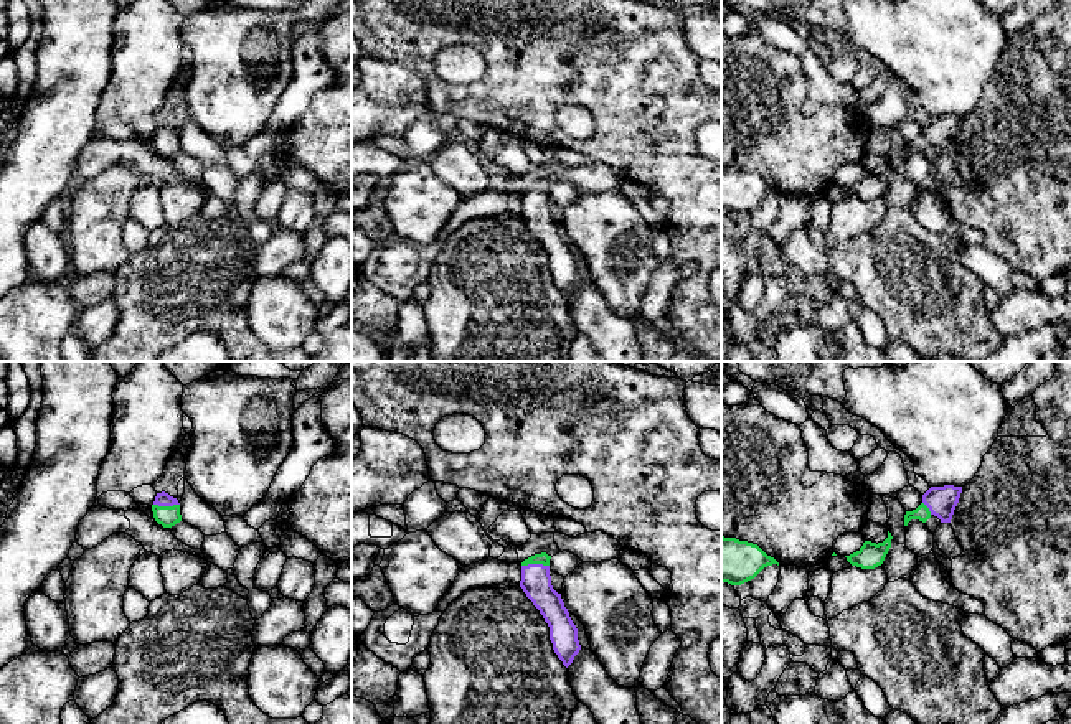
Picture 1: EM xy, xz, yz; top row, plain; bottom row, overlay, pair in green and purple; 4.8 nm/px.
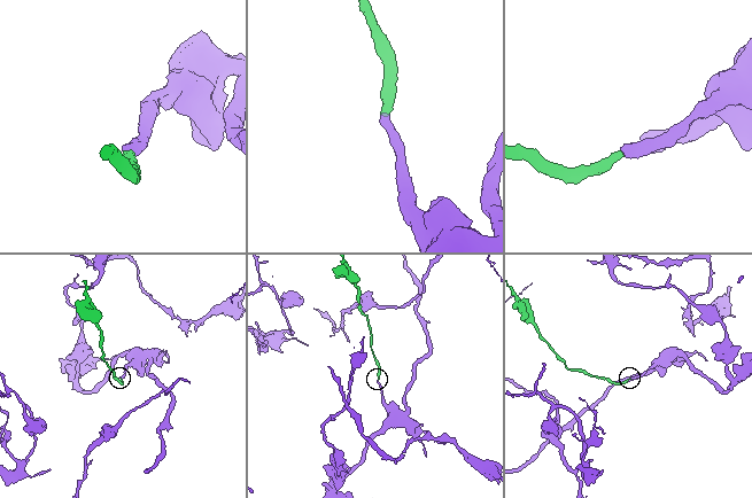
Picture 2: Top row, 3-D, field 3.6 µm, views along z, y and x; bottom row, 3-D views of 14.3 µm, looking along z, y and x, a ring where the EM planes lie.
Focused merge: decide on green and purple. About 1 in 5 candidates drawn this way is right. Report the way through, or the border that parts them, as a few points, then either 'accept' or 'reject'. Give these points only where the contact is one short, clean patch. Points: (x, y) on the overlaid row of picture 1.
across xz (543, 558), (535, 563), (535, 581) | accept

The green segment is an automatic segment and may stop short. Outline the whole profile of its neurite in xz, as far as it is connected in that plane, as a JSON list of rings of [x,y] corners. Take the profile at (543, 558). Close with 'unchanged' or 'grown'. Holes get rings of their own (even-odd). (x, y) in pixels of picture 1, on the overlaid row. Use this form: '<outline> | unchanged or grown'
[[[546,552],[525,559],[521,562],[520,587],[548,623],[553,650],[568,668],[579,653],[581,645],[578,628],[564,607],[561,594],[551,585],[550,559],[551,556]]] | grown

